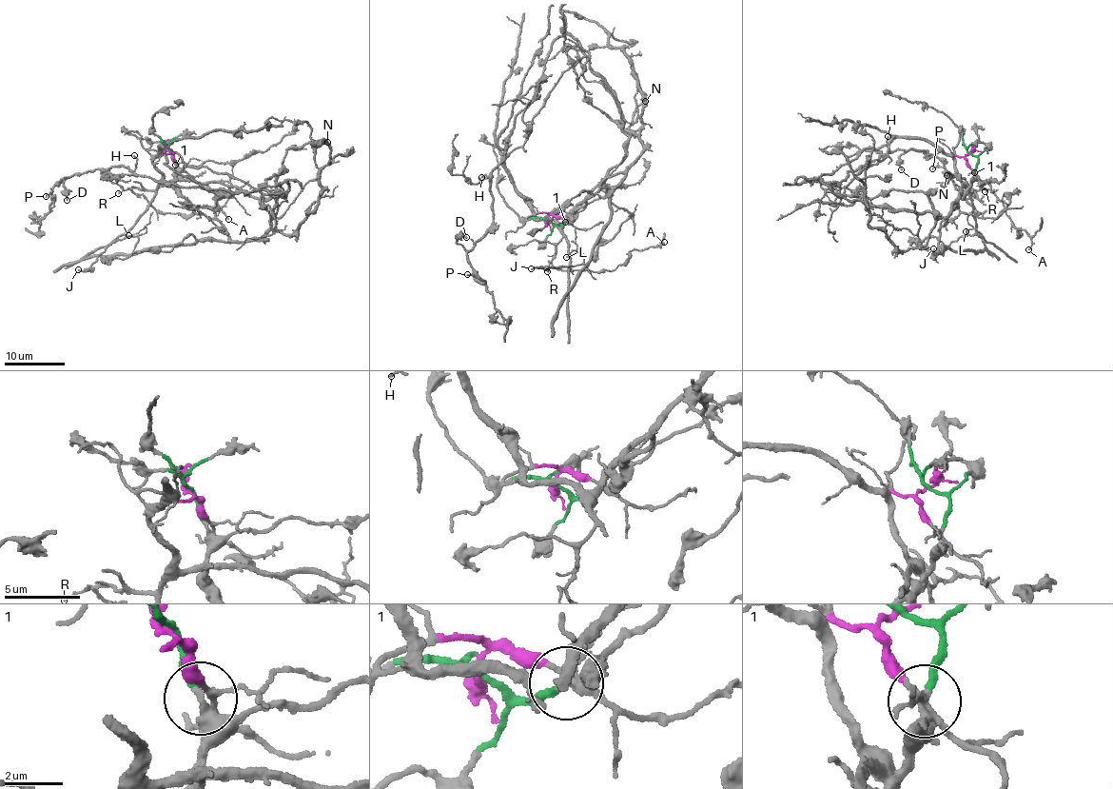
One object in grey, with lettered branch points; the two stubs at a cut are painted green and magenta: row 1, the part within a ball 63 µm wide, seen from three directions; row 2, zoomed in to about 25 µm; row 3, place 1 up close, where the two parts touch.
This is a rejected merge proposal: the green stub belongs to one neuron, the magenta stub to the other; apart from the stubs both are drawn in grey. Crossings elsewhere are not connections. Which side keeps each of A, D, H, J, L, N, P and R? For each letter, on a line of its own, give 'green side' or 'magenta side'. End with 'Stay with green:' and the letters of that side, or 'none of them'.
A: magenta side
D: magenta side
H: magenta side
J: magenta side
L: magenta side
N: green side
P: magenta side
R: magenta side
Stay with green: N

